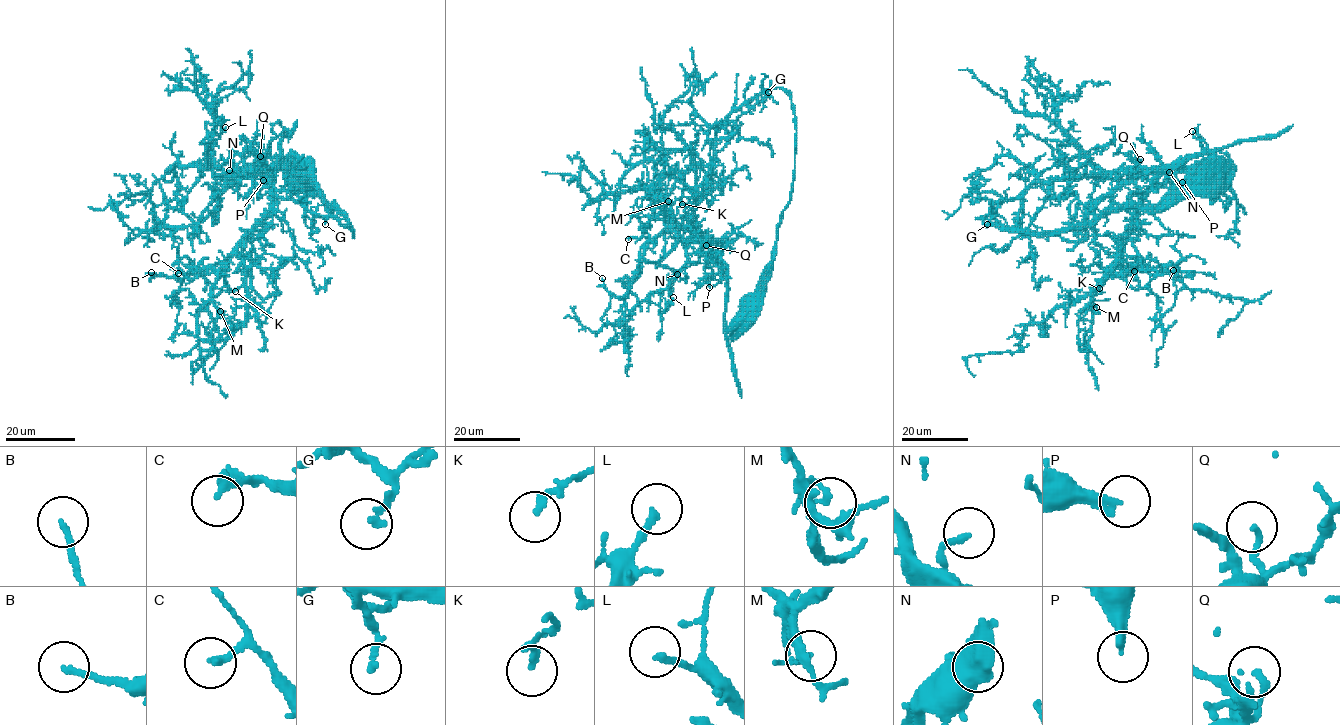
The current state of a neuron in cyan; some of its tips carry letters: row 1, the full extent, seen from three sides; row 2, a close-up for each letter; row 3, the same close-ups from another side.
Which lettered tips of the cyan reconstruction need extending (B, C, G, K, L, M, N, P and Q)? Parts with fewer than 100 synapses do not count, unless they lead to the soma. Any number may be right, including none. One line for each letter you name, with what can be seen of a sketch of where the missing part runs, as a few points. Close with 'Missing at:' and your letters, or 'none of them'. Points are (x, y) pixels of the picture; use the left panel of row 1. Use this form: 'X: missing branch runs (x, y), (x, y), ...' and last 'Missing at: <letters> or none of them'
P: missing branch runs (263, 180), (262, 191), (248, 201), (241, 221), (247, 257), (254, 264), (255, 271), (251, 276), (248, 274)
Missing at: P

